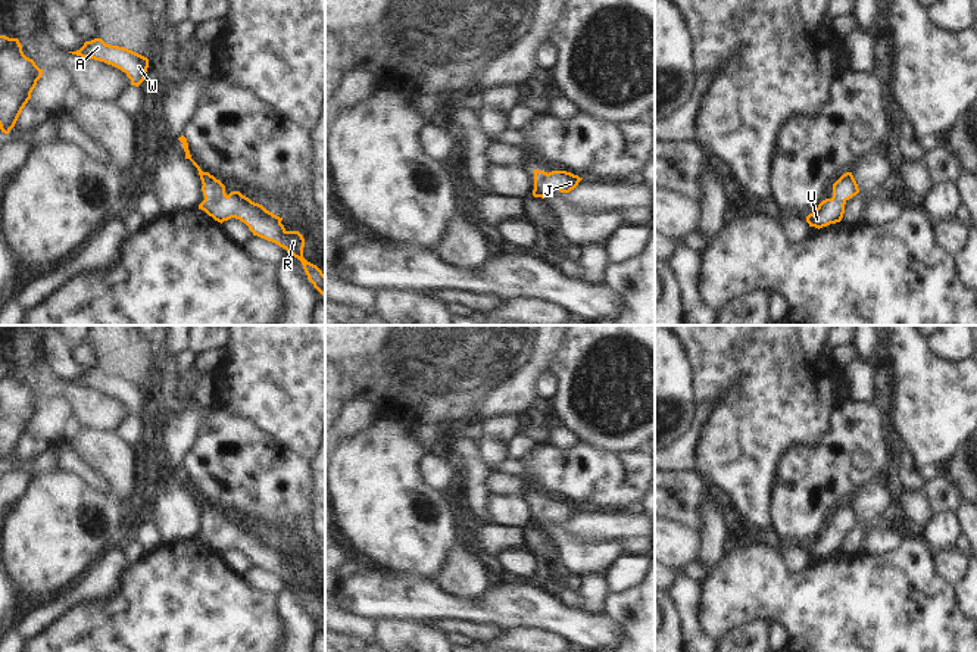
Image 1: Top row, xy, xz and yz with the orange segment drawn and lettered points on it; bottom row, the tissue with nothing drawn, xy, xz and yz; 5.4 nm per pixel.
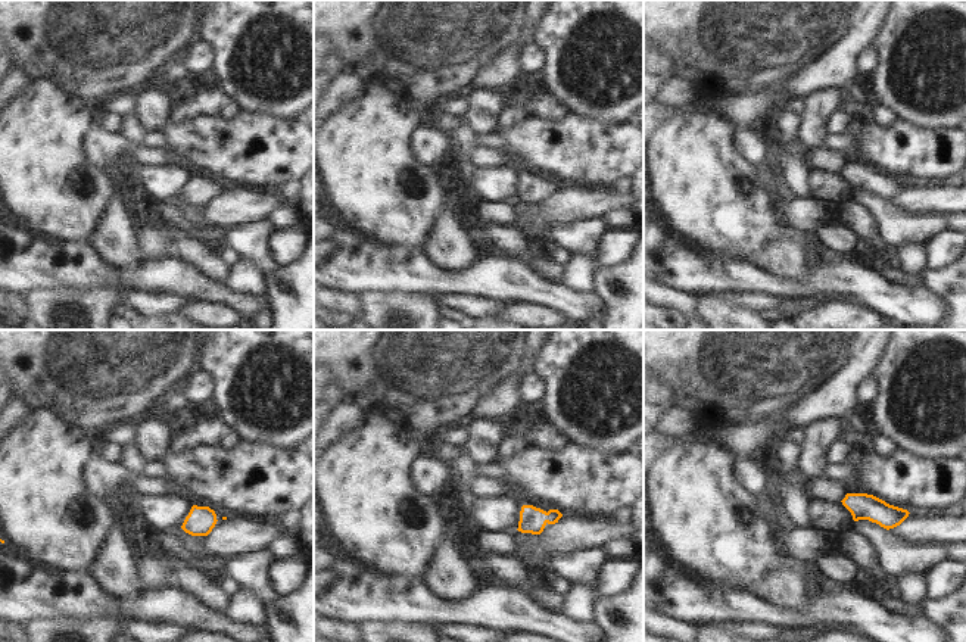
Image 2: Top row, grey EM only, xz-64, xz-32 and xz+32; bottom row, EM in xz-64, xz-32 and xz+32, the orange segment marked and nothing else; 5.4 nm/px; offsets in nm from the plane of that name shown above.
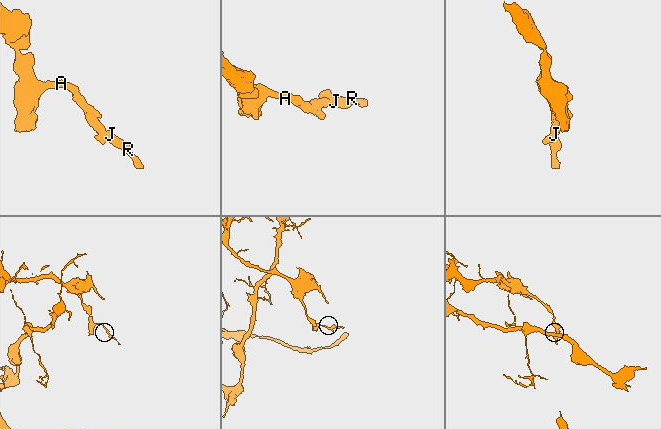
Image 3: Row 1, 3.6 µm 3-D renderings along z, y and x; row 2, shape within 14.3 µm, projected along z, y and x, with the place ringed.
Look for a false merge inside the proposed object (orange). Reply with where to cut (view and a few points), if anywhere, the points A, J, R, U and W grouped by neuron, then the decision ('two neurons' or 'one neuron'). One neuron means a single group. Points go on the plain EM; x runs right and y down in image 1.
cut none; groups A J R U W; one neuron

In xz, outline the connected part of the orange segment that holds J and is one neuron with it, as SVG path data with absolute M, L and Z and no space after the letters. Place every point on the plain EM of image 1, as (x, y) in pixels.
M534 499L533 525L544 528L556 518L561 522L569 522L578 515L581 509L583 508L580 508L578 505L574 505L566 500L552 500L547 503L544 500Z

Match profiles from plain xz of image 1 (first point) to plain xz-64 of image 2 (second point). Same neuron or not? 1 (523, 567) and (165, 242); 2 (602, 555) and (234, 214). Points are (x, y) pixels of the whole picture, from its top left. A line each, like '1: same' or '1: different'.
1: different
2: different

